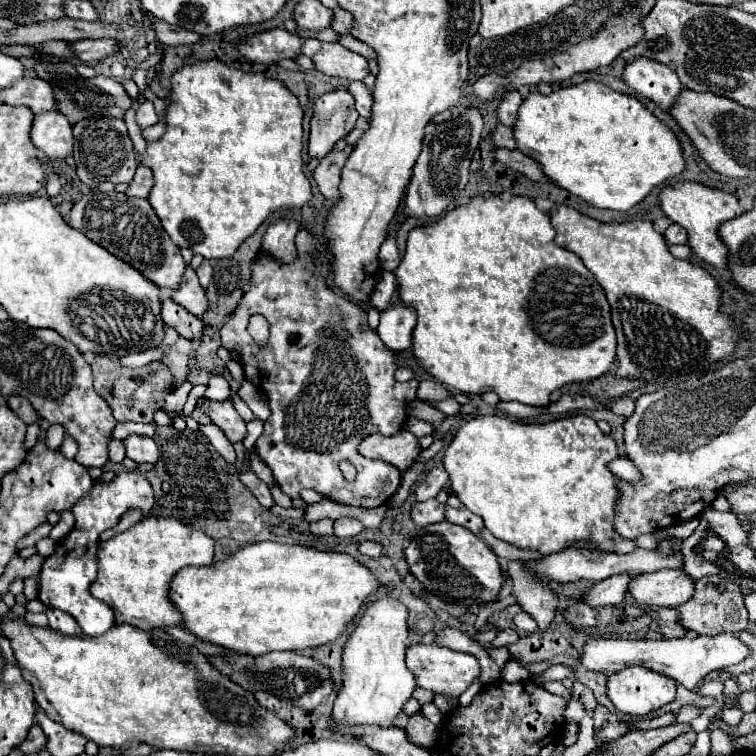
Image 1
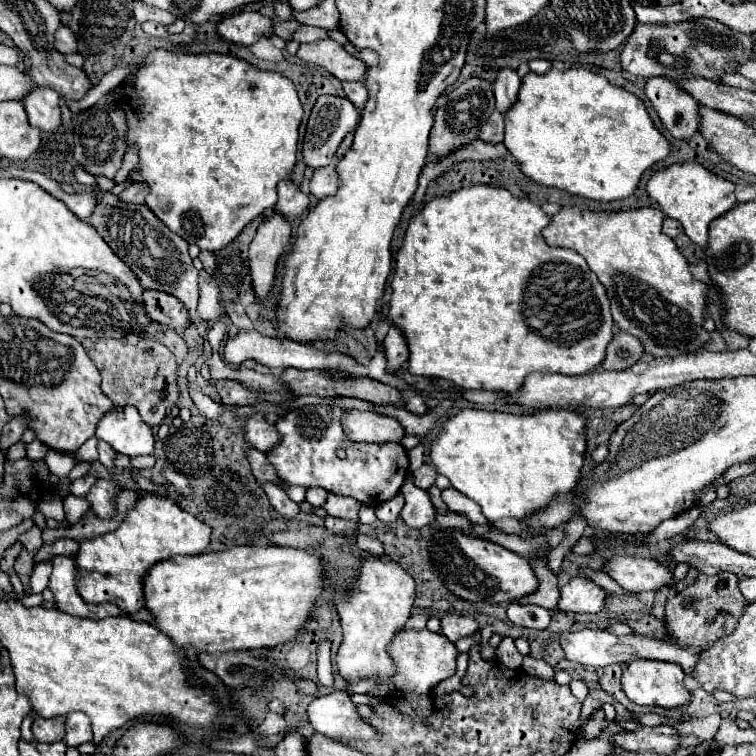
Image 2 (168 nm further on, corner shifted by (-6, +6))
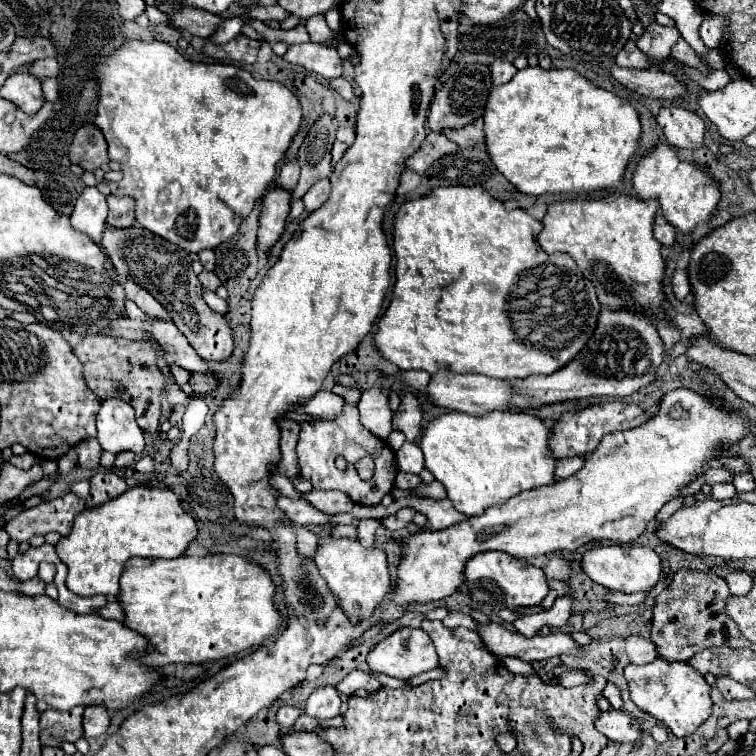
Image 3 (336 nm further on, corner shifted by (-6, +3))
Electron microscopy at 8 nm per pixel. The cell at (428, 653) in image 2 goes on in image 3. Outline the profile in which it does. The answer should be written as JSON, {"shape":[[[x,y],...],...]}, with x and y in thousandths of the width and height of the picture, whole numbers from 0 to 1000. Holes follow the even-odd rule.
{"shape":[[[529,831],[524,836],[519,836],[516,841],[511,841],[505,849],[500,849],[492,862],[487,865],[484,870],[487,881],[500,889],[500,892],[511,892],[511,894],[519,894],[519,897],[548,897],[553,892],[561,892],[571,884],[579,881],[579,865],[577,865],[577,857],[569,847],[569,841],[561,836],[561,833],[545,833],[545,831]]]}

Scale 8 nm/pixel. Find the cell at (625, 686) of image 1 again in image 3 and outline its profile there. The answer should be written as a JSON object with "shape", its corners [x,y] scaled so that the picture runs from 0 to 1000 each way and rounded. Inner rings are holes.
{"shape":[[[870,870],[849,881],[831,878],[825,884],[825,894],[831,899],[836,929],[849,942],[857,942],[860,947],[873,952],[894,974],[915,971],[939,947],[939,907],[931,894],[926,894],[907,876],[884,876],[878,870]]]}

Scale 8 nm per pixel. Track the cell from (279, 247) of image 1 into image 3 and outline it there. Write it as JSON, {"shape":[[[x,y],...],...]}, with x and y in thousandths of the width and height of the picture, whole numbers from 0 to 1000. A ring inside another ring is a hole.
{"shape":[[[392,212],[386,214],[378,214],[370,225],[370,233],[368,233],[368,246],[373,251],[381,251],[381,254],[389,254],[392,243],[394,243],[394,233],[397,233],[397,220]]]}

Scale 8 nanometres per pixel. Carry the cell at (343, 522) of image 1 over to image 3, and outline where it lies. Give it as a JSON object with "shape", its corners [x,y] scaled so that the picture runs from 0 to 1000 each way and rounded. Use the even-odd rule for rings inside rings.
{"shape":[[[413,648],[405,661],[429,680],[450,680],[463,677],[468,672],[468,664],[447,648]]]}

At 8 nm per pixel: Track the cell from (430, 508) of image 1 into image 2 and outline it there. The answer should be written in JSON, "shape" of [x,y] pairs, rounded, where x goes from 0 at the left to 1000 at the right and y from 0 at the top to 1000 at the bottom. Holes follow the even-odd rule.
{"shape":[[[542,631],[534,636],[532,642],[532,655],[537,660],[537,668],[529,679],[529,684],[534,687],[537,694],[542,697],[561,697],[561,694],[569,694],[569,689],[574,687],[577,681],[577,673],[566,657],[563,649],[553,647]]]}

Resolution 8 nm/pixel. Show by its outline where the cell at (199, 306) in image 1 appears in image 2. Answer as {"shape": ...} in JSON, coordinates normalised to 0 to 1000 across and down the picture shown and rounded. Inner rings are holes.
{"shape":[[[265,358],[265,398],[262,398],[262,417],[270,425],[286,425],[296,419],[296,409],[291,403],[291,382],[283,374],[283,369]]]}

